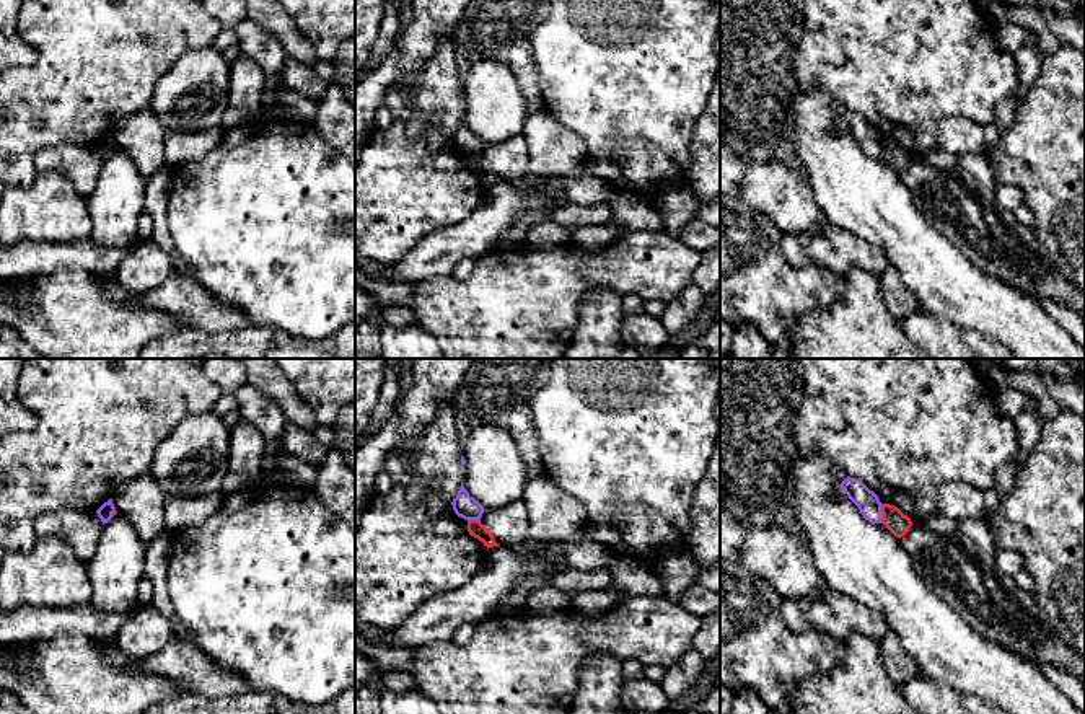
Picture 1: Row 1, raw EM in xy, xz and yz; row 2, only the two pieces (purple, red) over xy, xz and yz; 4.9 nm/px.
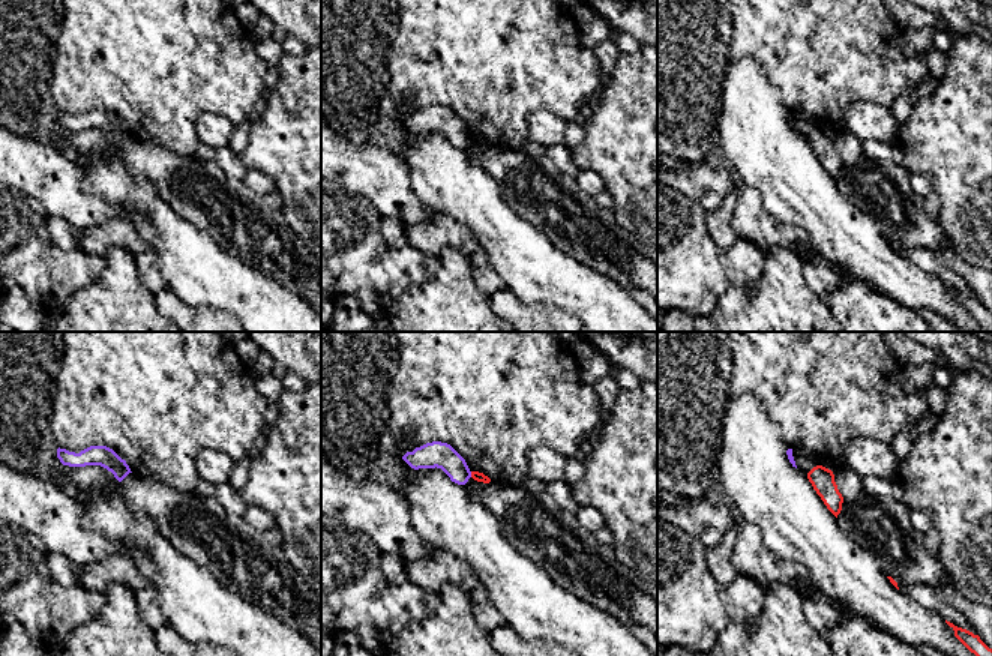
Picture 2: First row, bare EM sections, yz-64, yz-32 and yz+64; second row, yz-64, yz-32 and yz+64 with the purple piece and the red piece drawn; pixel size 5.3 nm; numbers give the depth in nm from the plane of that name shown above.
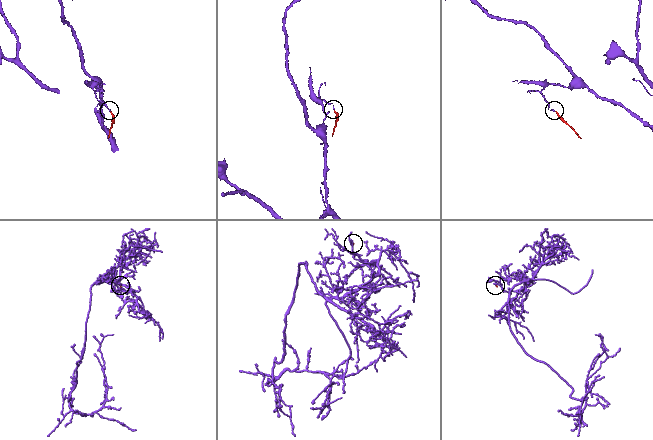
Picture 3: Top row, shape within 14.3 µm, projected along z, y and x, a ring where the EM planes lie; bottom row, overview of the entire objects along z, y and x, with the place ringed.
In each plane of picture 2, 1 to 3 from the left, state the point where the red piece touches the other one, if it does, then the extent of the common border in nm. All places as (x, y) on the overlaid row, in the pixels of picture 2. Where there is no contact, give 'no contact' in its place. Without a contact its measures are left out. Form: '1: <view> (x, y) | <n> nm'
1: no contact
2: yz-32 (470, 475) | 30 nm
3: no contact

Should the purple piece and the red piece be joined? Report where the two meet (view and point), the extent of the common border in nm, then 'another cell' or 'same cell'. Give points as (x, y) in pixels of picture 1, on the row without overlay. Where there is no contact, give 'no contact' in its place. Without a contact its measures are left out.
contact yz (880, 147); length 90 nm; another cell

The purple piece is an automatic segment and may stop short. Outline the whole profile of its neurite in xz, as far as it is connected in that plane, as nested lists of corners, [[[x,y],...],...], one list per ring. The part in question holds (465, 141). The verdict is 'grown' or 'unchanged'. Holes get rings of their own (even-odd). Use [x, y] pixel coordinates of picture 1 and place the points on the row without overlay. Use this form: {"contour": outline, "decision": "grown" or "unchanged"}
{"contour": [[[463,119],[451,140],[455,148],[464,155],[481,155],[484,148],[484,142],[474,132],[469,130]]], "decision": "unchanged"}

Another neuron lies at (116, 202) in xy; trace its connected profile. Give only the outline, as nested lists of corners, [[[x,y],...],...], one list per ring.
[[[116,148],[103,160],[96,186],[86,199],[91,240],[103,248],[134,249],[143,212],[145,181],[132,156]]]

